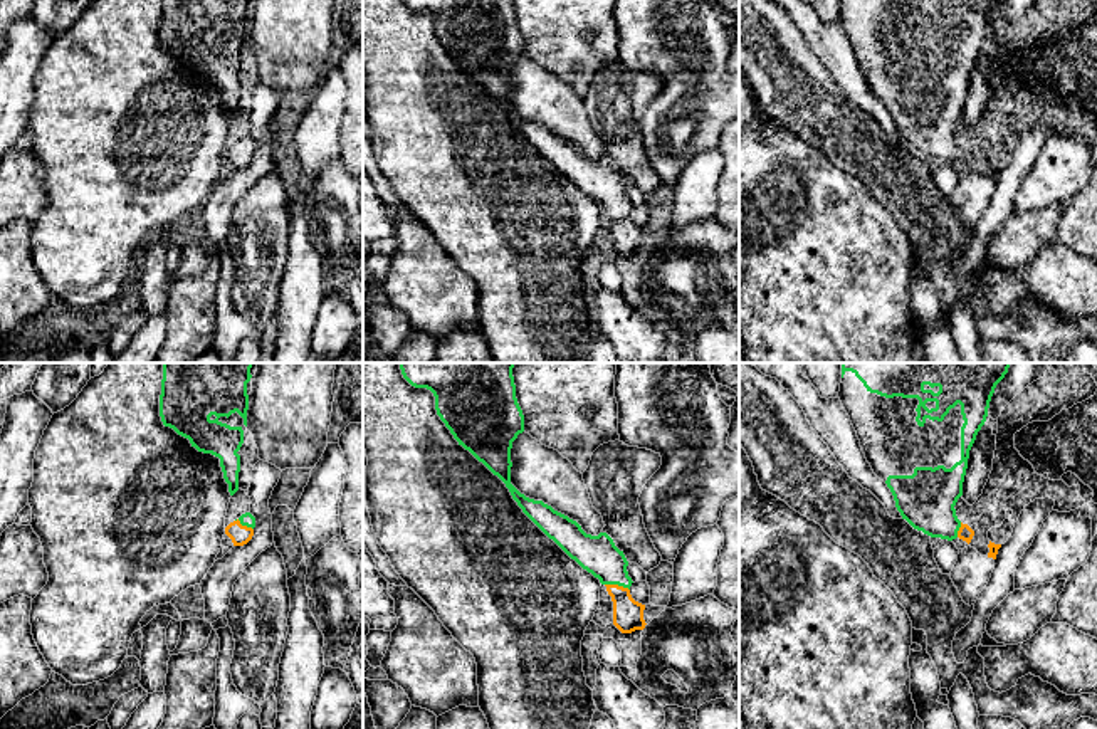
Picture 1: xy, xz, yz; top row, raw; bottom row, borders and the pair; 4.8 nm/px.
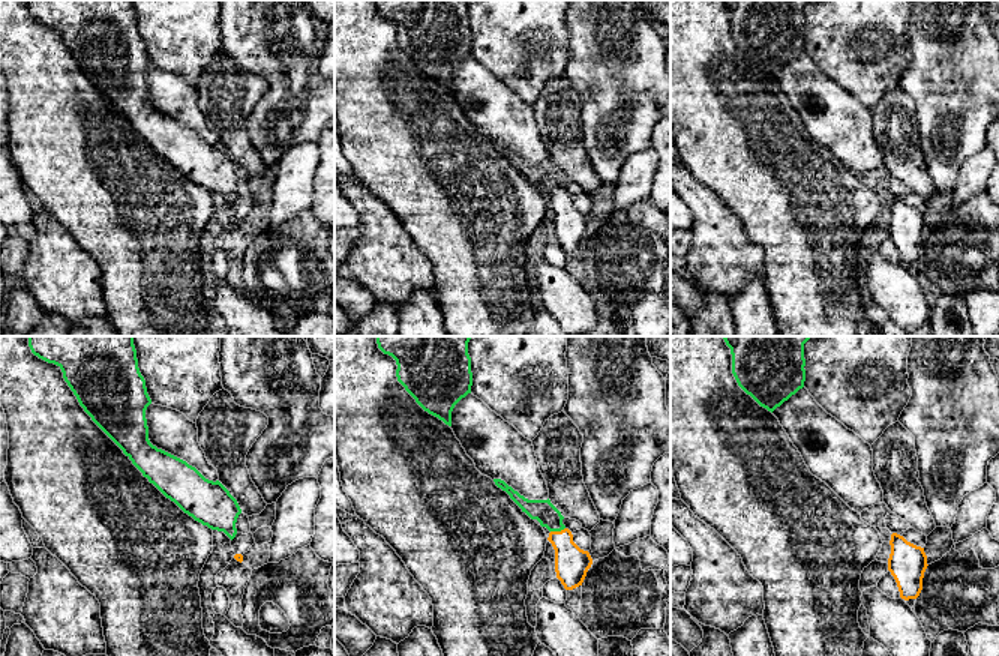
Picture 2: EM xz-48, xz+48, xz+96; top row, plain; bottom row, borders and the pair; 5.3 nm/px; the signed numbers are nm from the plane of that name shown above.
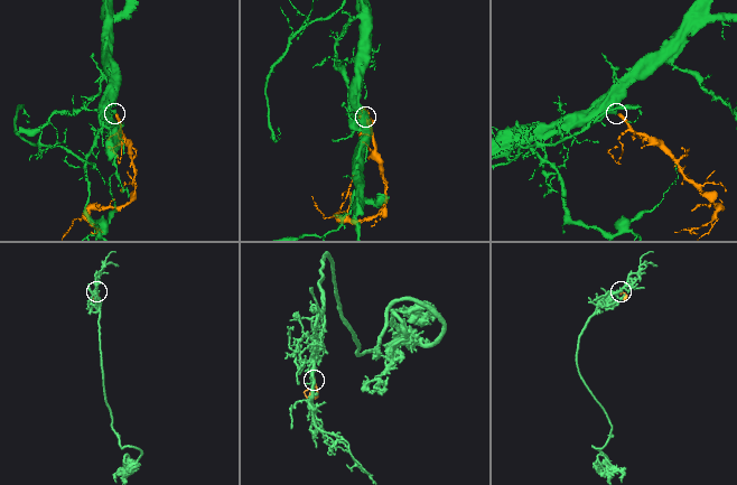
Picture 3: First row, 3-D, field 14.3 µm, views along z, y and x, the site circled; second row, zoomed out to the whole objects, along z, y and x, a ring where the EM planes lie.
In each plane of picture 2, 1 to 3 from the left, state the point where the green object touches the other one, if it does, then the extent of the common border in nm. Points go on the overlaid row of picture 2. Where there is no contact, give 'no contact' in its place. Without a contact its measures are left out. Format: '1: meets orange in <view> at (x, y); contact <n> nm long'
1: no contact
2: meets orange in xz+48 at (557, 532); contact 80 nm long
3: no contact

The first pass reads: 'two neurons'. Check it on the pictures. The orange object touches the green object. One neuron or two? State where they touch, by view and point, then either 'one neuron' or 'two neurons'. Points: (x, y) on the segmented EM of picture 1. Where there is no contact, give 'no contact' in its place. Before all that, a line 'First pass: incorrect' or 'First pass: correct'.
First pass: incorrect
contact xz (617, 585); one neuron

